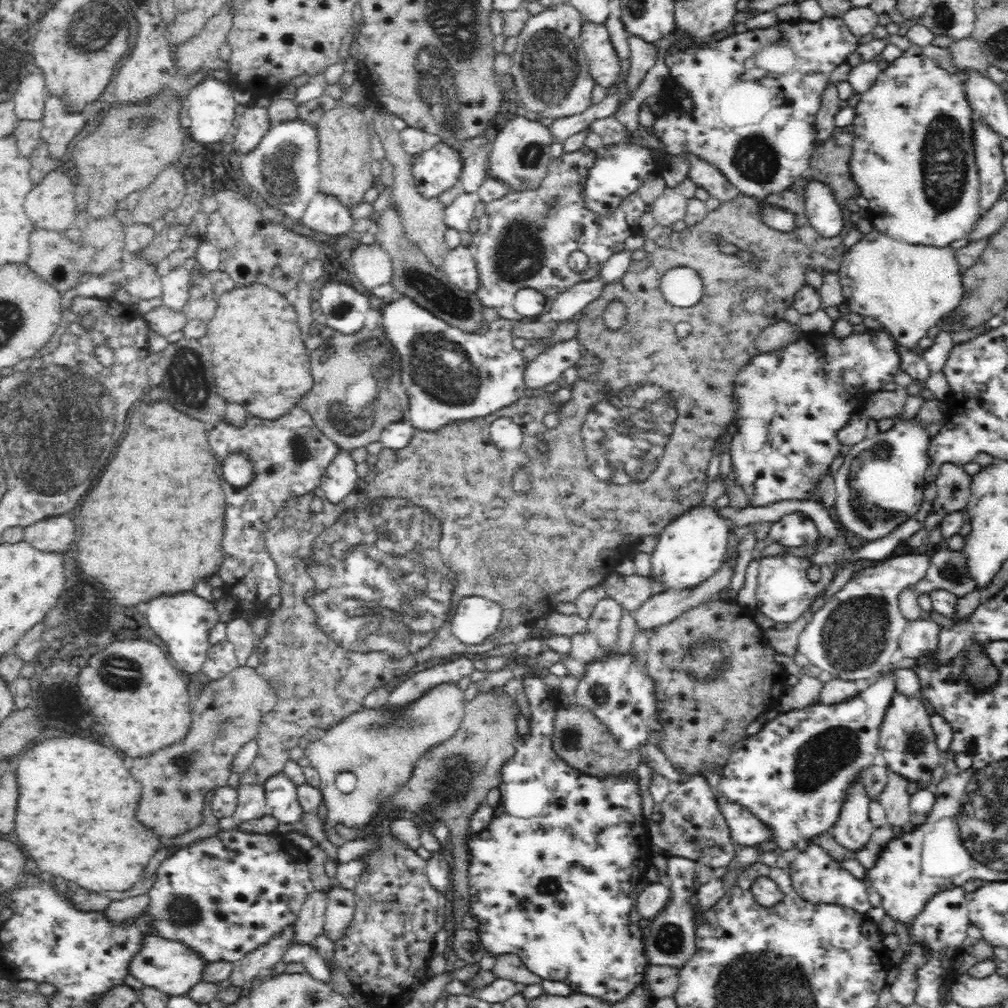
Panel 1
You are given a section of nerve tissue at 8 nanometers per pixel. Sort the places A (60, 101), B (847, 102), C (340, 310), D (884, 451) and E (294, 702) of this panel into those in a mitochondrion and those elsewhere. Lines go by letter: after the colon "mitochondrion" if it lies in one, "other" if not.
A: other
B: other
C: mitochondrion
D: mitochondrion
E: other

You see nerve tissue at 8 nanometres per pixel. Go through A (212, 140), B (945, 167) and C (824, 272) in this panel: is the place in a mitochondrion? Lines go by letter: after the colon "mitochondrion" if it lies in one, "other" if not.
A: other
B: mitochondrion
C: other

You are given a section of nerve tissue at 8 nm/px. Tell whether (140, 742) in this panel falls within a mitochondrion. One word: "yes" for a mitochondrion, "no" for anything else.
no

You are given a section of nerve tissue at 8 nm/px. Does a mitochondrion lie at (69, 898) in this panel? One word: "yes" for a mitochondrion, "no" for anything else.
no

